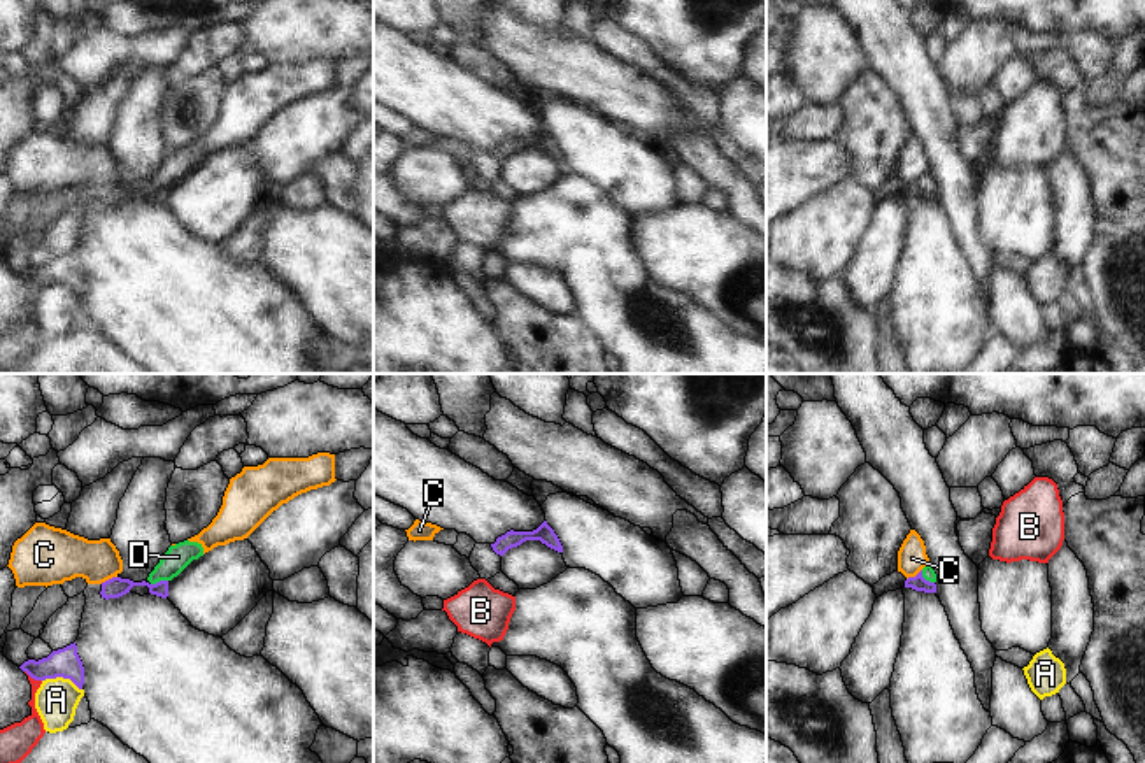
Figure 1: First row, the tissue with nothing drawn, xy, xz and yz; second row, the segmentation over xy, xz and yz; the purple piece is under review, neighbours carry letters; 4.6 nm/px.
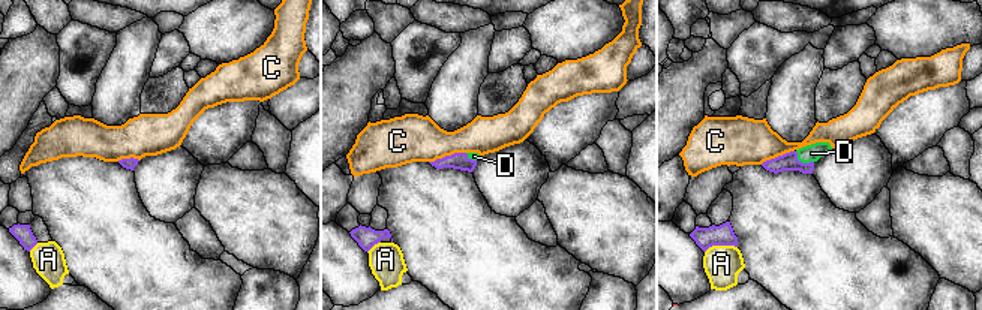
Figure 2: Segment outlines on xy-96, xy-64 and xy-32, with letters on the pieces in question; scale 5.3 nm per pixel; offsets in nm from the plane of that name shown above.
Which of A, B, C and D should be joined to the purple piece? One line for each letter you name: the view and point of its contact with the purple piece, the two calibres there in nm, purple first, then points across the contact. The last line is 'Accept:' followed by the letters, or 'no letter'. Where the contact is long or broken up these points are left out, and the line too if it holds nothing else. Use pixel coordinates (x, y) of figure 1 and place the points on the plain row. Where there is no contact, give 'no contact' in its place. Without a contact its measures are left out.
D: contact yz (924, 186); calibres 70 and 60 nm; way yz (917, 190), (924, 186), (928, 179)
Accept: D

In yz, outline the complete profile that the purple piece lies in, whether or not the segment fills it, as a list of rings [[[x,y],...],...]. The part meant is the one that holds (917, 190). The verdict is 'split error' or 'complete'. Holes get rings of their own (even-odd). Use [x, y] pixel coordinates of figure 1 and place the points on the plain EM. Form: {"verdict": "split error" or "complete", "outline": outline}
{"verdict": "split error", "outline": [[[926,172],[915,184],[908,184],[905,188],[905,195],[912,195],[915,198],[936,200],[936,181],[931,172]]]}

